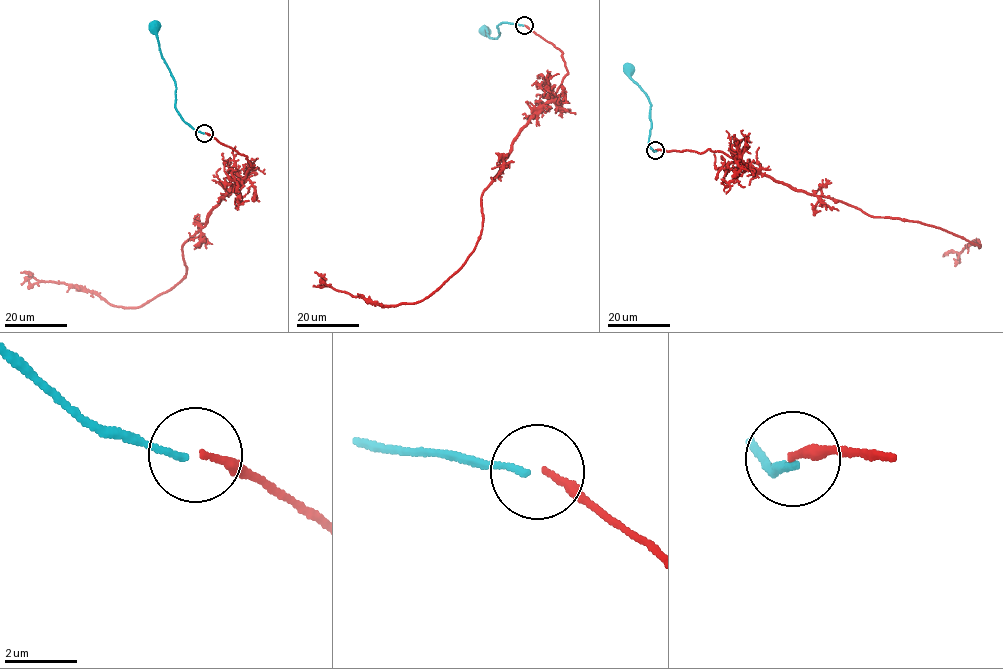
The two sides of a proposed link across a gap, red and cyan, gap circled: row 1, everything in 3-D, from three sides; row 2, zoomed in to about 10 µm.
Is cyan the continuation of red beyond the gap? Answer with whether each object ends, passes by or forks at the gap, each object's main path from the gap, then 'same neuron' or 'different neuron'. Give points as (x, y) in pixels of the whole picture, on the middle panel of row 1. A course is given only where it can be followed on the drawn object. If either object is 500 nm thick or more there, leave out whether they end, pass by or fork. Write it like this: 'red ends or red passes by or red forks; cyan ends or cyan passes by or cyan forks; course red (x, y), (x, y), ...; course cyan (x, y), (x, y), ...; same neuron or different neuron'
red ends; cyan ends; course red (524, 25), (562, 53), (568, 74), (483, 193), (482, 233), (463, 265), (428, 297), (393, 306), (315, 272); course cyan (524, 25), (503, 22), (497, 26), (500, 34), (493, 39), (485, 30); same neuron

